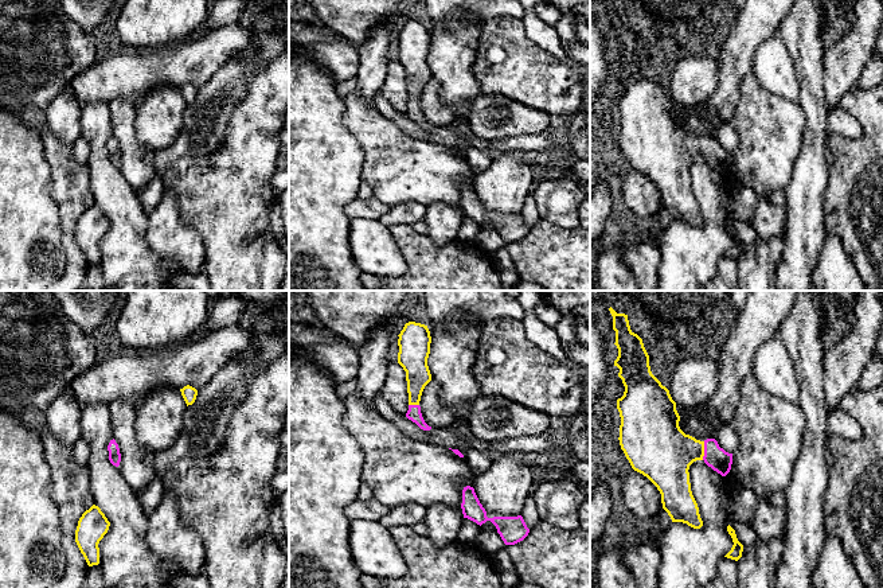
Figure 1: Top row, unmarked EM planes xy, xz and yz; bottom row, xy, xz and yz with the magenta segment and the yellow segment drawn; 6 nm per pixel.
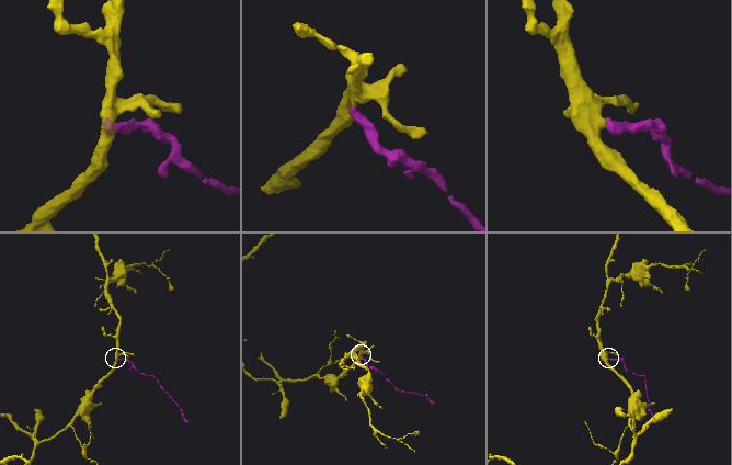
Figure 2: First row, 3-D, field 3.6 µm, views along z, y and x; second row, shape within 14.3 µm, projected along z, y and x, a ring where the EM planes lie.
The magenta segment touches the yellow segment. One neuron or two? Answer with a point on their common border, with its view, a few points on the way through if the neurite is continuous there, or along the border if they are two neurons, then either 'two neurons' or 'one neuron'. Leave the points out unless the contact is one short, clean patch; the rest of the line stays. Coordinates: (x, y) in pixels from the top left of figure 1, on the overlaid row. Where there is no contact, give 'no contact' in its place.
contact yz (704, 451); one neuron

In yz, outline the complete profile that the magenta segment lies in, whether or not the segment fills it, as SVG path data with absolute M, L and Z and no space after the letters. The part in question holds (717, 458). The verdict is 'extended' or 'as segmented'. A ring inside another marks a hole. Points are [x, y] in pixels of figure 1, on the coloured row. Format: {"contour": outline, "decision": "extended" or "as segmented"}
{"contour": "M612 307L609 311L616 331L614 344L618 348L614 366L620 369L618 377L625 386L624 396L617 400L621 417L618 437L621 449L632 468L646 476L657 487L661 494L663 509L672 522L683 522L693 529L700 529L703 521L691 491L689 466L696 460L703 460L714 471L726 476L731 470L732 453L720 448L715 439L700 441L680 429L676 402L669 390L652 374L649 355L642 339L630 330L628 315L617 314Z", "decision": "extended"}

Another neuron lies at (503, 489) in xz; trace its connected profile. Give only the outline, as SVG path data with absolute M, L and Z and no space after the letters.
M505 455L493 459L491 467L477 474L474 492L487 511L488 518L493 517L517 517L521 515L524 502L536 484L536 471L519 463L515 457Z

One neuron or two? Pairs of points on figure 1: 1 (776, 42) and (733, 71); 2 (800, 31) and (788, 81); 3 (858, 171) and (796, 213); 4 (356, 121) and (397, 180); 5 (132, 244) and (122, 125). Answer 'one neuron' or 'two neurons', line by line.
1: two neurons
2: two neurons
3: two neurons
4: one neuron
5: two neurons

